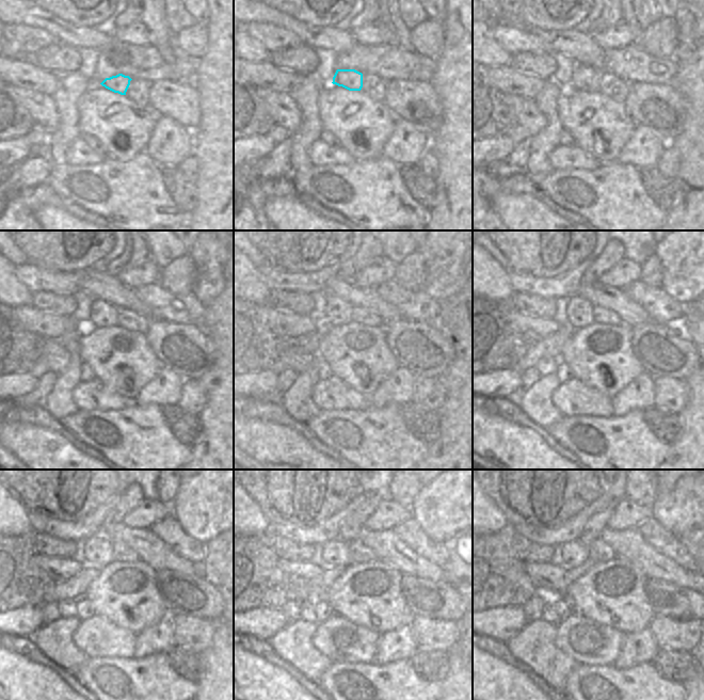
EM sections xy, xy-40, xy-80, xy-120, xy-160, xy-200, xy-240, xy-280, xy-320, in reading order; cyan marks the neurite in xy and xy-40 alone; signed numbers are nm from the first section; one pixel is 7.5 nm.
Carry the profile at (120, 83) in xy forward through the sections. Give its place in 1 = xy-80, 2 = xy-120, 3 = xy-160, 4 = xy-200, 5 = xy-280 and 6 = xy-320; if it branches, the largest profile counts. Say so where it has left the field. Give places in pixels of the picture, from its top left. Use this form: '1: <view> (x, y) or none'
1: xy-80 (584, 78)
2: xy-120 (102, 314)
3: xy-160 (338, 312)
4: xy-200 (579, 312)
5: xy-280 (335, 553)
6: xy-320 (573, 553)

